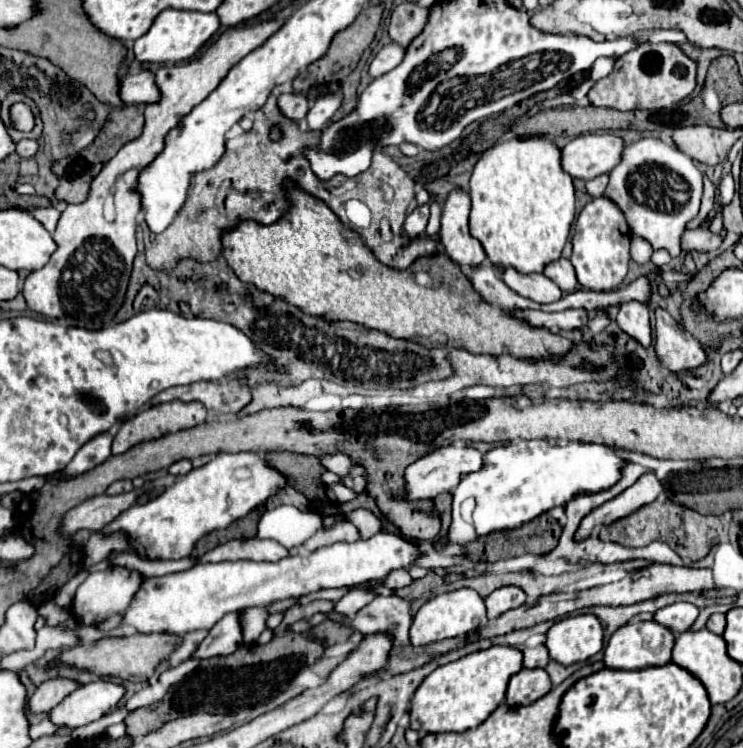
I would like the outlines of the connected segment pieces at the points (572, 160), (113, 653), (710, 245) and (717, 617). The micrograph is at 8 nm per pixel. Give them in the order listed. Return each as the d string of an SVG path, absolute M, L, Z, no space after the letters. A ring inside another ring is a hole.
M582 134L562 148L562 168L572 178L592 180L622 160L624 140L616 134Z
M166 632L162 634L132 634L132 636L122 636L122 638L100 638L96 642L82 642L70 650L64 650L60 654L60 660L84 670L92 670L100 676L110 674L110 676L118 676L122 680L132 680L132 682L146 682L154 676L154 670L158 666L158 662L166 660L170 656L170 652L174 652L174 648L178 648L178 640L182 640L182 636L170 636Z
M696 228L696 230L686 230L684 236L682 236L682 250L686 252L710 252L714 248L720 246L720 238L714 236L710 230L702 230L702 228Z
M712 614L706 622L706 628L714 634L722 634L726 630L726 616L724 614Z

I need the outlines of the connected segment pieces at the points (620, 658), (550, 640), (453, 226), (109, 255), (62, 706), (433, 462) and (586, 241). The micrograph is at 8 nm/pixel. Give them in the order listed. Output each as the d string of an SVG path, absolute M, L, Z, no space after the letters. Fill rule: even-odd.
M658 622L624 624L612 634L604 650L604 664L606 668L614 668L614 670L642 670L648 666L664 666L672 662L674 642L676 642L674 634Z
M594 614L566 616L546 632L546 648L554 662L570 666L600 652L602 638L602 624Z
M454 188L442 208L440 218L440 240L446 248L446 254L462 268L478 266L486 258L486 252L468 230L470 214L470 194L462 188Z
M284 8L276 14L276 20L260 22L258 26L228 28L200 54L200 60L194 58L188 64L160 68L156 72L160 100L146 104L146 124L142 136L124 144L120 152L102 168L92 182L86 202L66 206L58 228L52 234L58 244L56 252L44 268L32 272L24 280L22 294L30 310L76 328L98 330L114 322L116 312L124 304L132 262L136 256L136 218L138 212L142 212L142 204L138 204L138 192L134 192L134 180L138 180L138 172L142 172L142 168L146 168L146 164L150 164L150 160L162 152L166 132L176 128L186 112L192 112L194 106L206 100L210 92L214 92L214 88L218 88L218 84L226 78L232 66L236 66L252 50L260 48L280 28L290 10L292 8Z
M96 680L68 694L56 708L50 710L50 718L62 728L78 728L112 712L124 694L126 688L122 684Z
M444 446L438 448L430 454L426 454L424 458L416 460L414 464L410 464L406 468L406 494L412 500L420 500L420 498L436 498L442 492L452 492L458 486L458 480L462 480L462 476L466 476L466 472L478 472L478 468L482 468L482 452L478 452L476 448L470 446Z
M606 196L590 200L574 224L572 256L578 282L588 290L612 290L622 284L630 262L630 226L624 212Z

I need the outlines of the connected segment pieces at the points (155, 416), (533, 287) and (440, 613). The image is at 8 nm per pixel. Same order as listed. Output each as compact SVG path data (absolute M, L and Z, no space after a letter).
M174 400L174 402L166 402L166 404L158 404L158 406L152 406L152 408L146 408L144 412L136 414L134 418L126 420L118 434L114 436L114 444L112 444L112 454L118 456L118 454L124 454L128 452L134 444L140 444L140 442L148 442L148 440L156 440L156 438L162 438L166 434L172 434L172 432L180 432L180 430L186 430L186 428L194 428L202 422L206 422L206 416L208 416L208 410L198 404L198 402L180 402L180 400Z
M508 266L500 272L500 280L516 294L530 298L538 304L556 302L562 296L562 290L544 274L520 274L516 268Z
M460 588L460 590L446 592L446 594L440 594L436 598L428 600L416 612L412 628L410 628L410 642L414 646L422 646L422 644L430 644L430 642L438 642L438 640L446 640L446 638L454 638L454 636L464 636L486 624L488 624L486 606L484 606L484 600L480 598L480 594L470 588Z

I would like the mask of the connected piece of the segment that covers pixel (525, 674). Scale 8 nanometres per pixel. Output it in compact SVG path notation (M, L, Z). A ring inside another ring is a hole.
M522 668L518 674L514 674L510 678L506 702L508 702L508 706L528 706L528 704L536 702L538 698L542 698L544 694L548 694L550 688L552 688L552 684L550 684L546 670Z

